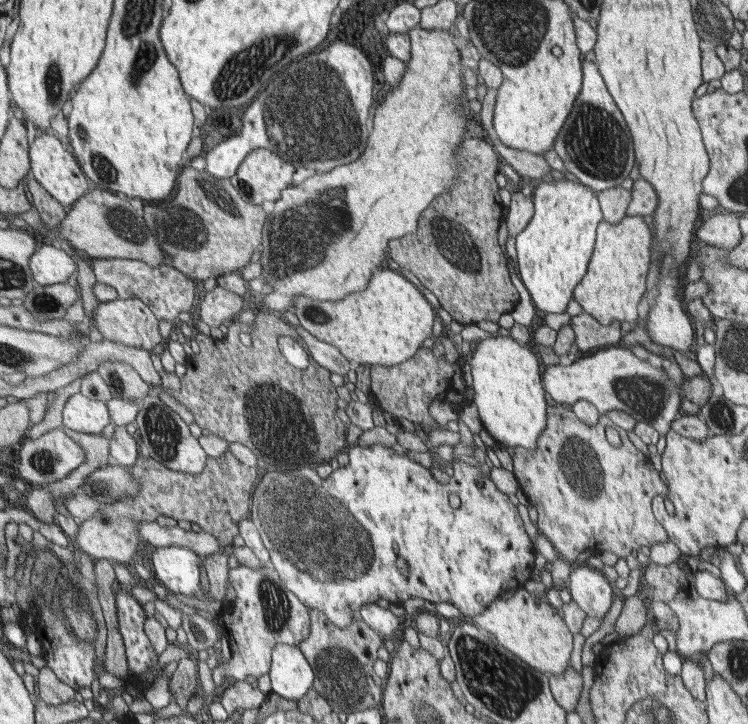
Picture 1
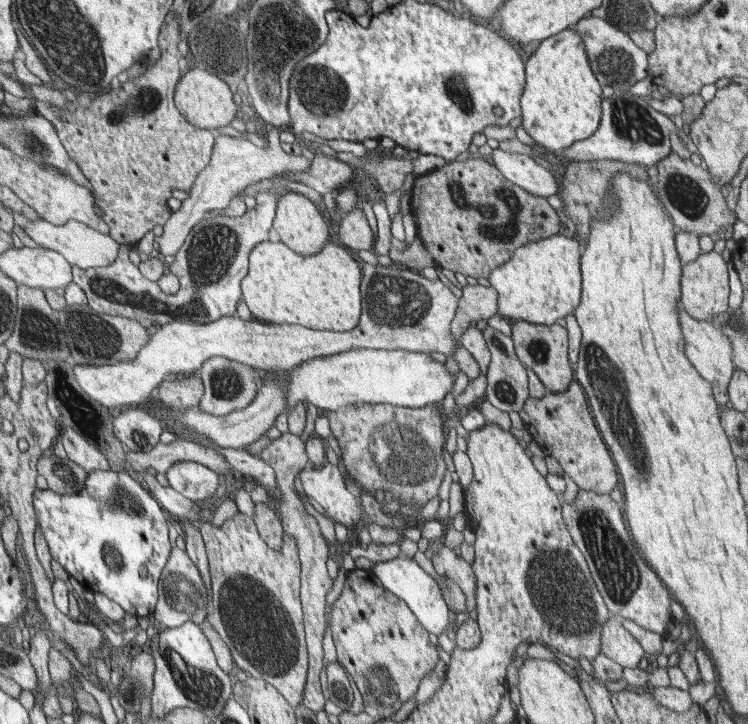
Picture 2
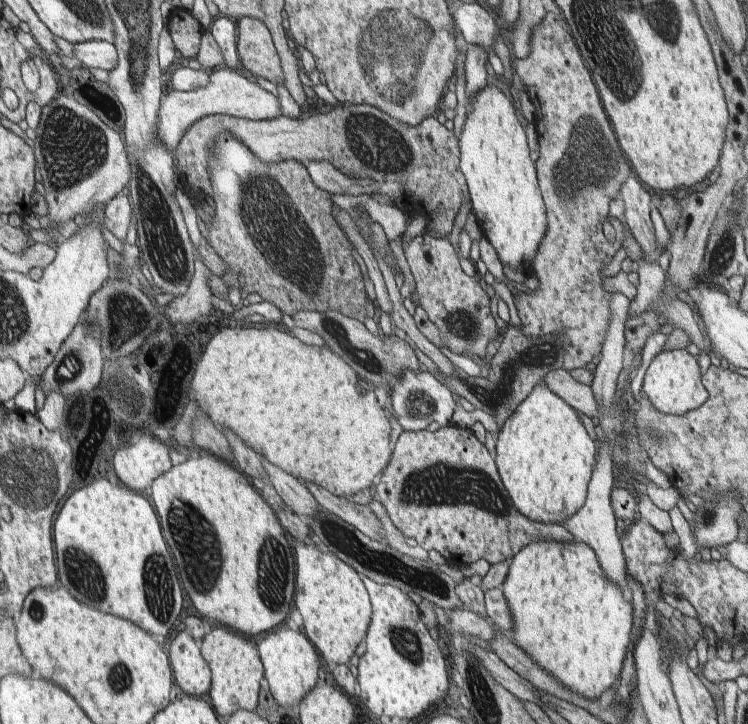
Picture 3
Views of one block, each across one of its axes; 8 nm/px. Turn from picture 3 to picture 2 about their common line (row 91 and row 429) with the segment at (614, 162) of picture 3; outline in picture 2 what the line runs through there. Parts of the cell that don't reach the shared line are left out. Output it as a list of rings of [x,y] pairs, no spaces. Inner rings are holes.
[[[575,380],[564,392],[552,392],[542,398],[528,397],[518,411],[528,438],[536,440],[545,454],[558,460],[562,469],[579,489],[588,492],[610,494],[614,488],[622,488],[622,476],[597,428],[588,398],[581,384]]]

